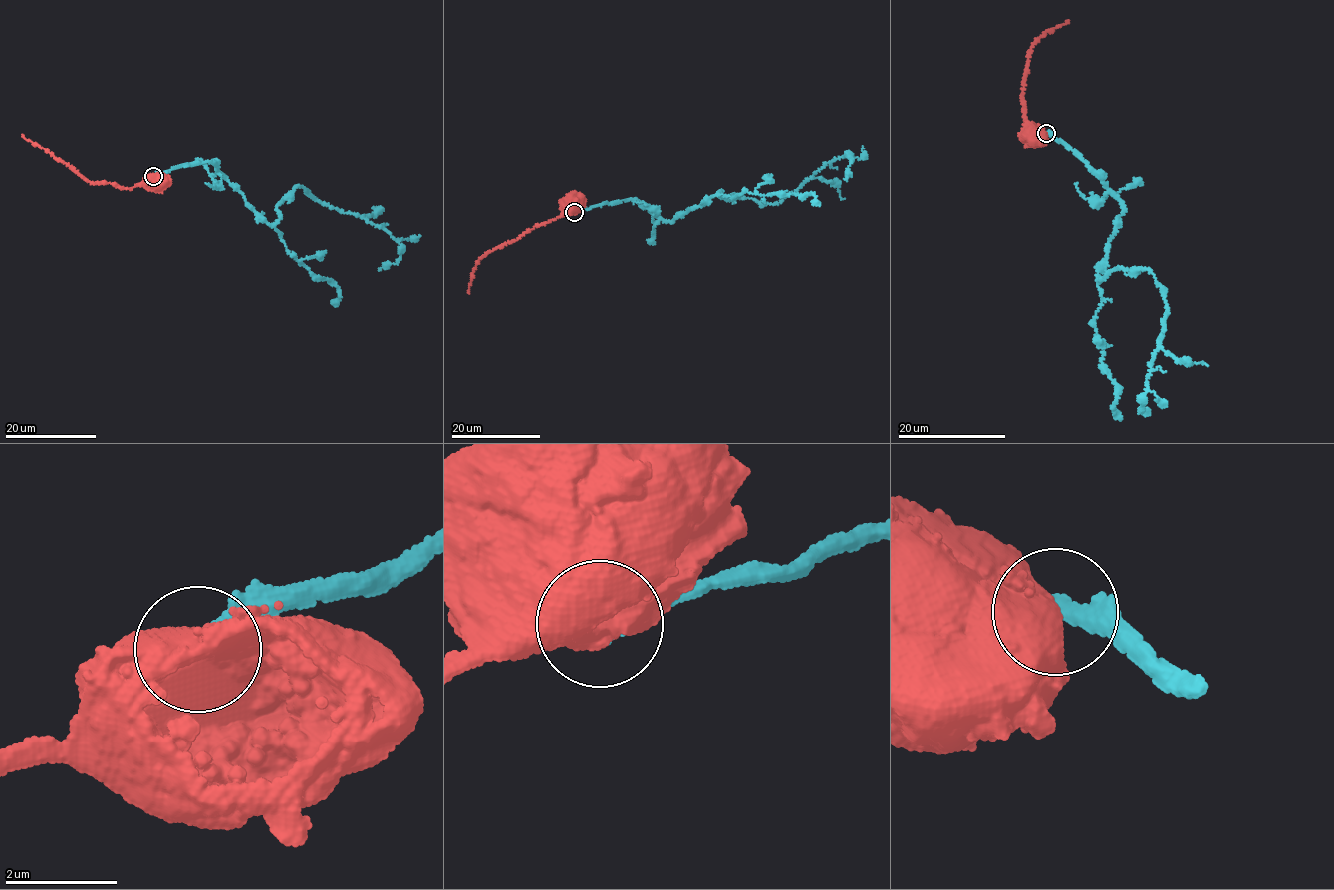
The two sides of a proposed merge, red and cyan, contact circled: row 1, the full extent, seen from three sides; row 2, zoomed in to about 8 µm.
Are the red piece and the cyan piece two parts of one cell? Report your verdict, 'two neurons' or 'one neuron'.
two neurons

